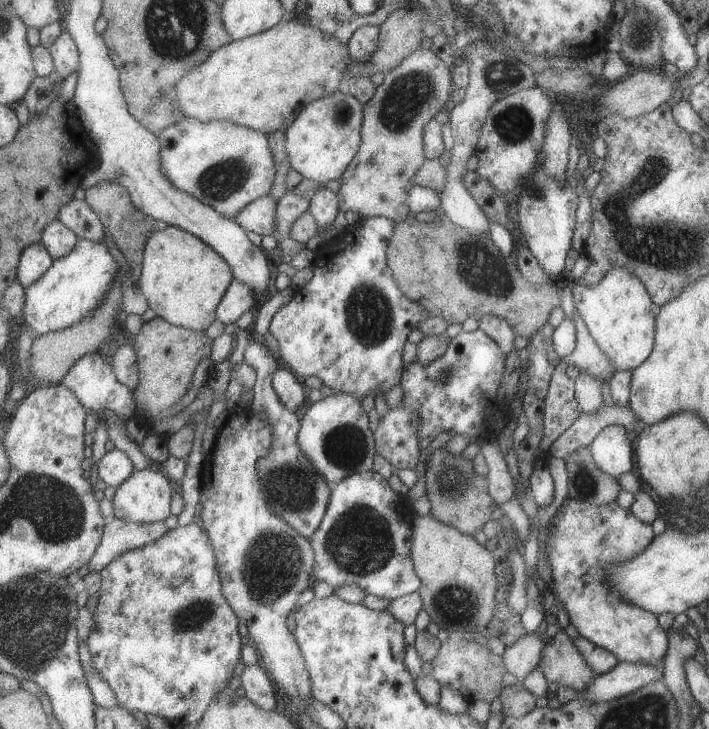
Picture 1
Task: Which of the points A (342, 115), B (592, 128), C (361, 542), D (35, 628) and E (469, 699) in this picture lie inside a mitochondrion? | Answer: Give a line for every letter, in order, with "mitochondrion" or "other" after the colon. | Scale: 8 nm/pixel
A: mitochondrion
B: other
C: mitochondrion
D: mitochondrion
E: other

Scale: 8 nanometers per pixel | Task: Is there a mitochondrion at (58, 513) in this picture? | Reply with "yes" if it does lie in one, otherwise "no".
yes

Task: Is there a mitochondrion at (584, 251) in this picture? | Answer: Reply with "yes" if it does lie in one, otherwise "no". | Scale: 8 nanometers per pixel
no

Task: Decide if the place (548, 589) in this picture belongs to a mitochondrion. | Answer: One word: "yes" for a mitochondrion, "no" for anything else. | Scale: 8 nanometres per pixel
no

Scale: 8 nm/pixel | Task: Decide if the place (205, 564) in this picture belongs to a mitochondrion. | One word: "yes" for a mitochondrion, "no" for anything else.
no

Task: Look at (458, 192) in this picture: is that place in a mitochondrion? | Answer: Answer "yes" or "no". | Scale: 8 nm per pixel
no

